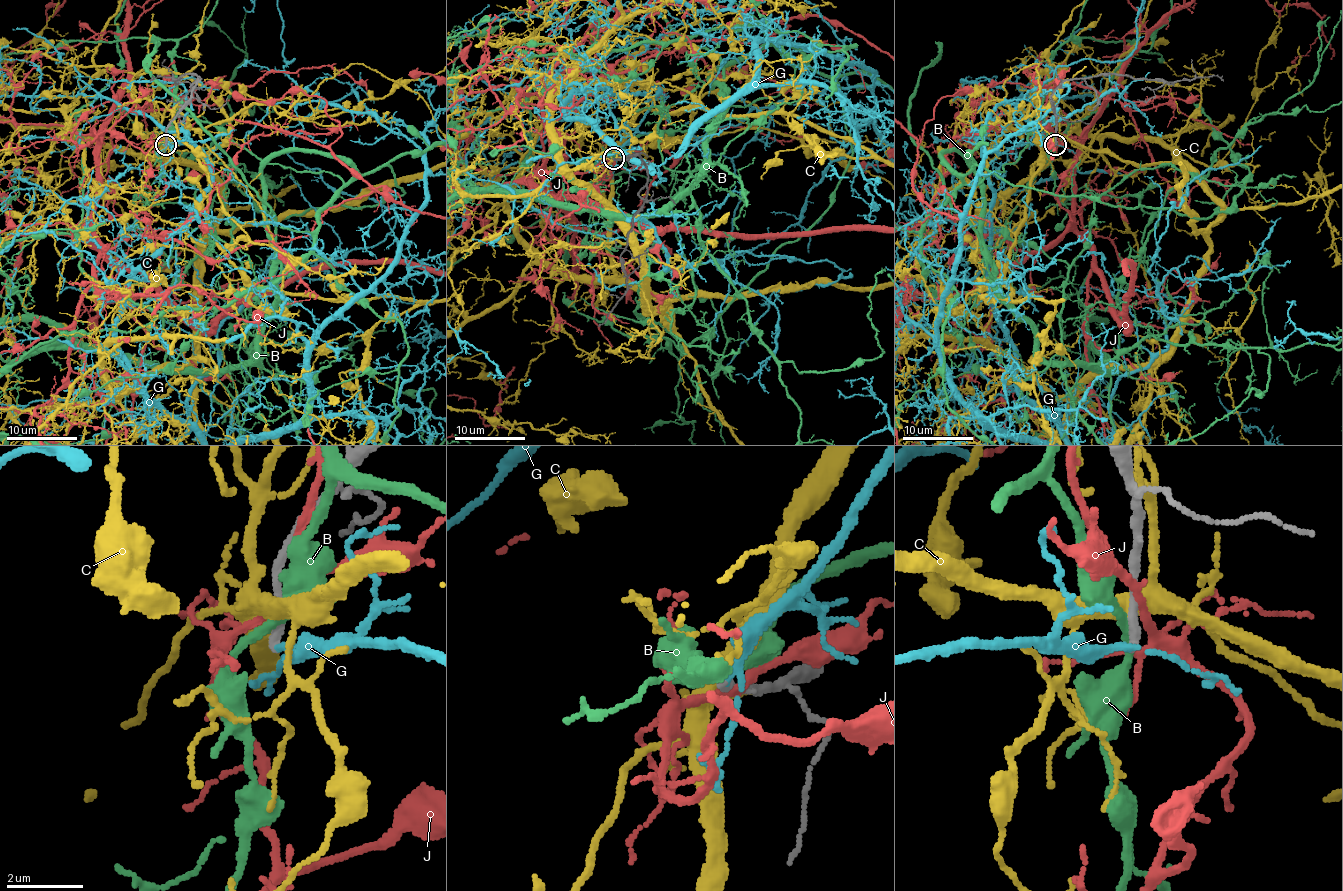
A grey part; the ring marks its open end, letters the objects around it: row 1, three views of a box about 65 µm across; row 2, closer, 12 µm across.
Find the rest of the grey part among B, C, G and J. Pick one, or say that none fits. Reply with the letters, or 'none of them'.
G

